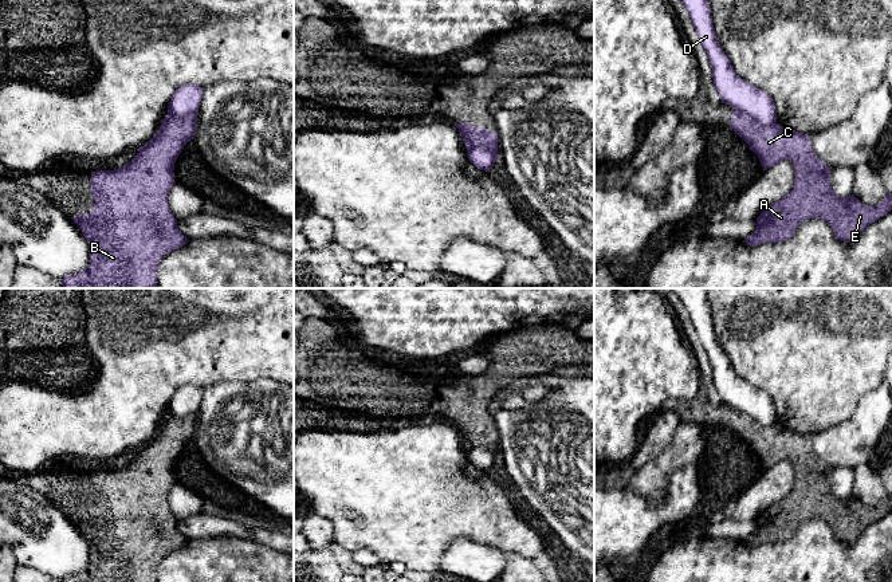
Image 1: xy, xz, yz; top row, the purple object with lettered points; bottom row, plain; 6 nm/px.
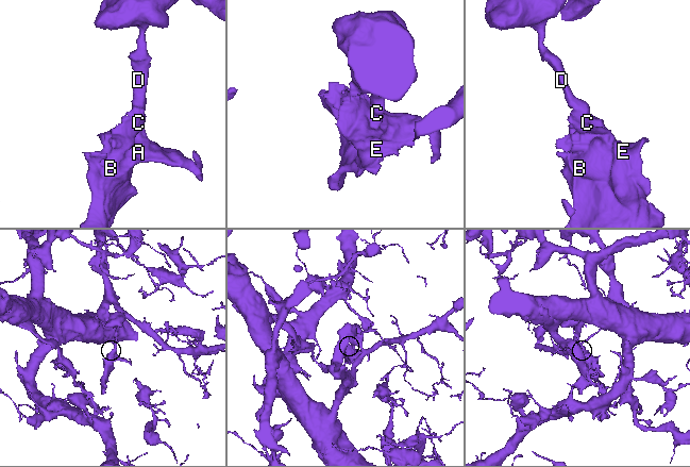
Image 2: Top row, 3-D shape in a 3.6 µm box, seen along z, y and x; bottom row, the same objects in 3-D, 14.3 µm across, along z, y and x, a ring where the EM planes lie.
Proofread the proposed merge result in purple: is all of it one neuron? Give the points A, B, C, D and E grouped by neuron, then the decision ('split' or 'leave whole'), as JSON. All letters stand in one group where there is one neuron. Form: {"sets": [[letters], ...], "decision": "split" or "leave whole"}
{"sets": [["A", "B", "C", "E"], ["D"]], "decision": "split"}

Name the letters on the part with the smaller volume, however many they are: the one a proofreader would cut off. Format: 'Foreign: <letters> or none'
Foreign: A, B, C, E

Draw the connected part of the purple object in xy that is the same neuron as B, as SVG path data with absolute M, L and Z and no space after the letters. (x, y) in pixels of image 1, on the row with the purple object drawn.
M166 114L156 135L138 149L129 164L114 170L91 172L94 208L72 219L89 243L90 264L85 271L60 279L63 288L157 287L160 260L189 241L169 211L168 193L176 182L174 162L193 139L196 123L197 114Z

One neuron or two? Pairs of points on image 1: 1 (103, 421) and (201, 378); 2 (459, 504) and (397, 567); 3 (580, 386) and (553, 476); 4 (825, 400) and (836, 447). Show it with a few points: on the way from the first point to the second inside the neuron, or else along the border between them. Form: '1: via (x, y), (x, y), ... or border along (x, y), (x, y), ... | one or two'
1: via (128, 397), (149, 376), (177, 376) | one
2: border along (388, 563), (401, 562), (407, 567) | two
3: via (580, 409), (578, 451), (576, 453) | one
4: border along (856, 408), (837, 424), (817, 431), (810, 436) | two

